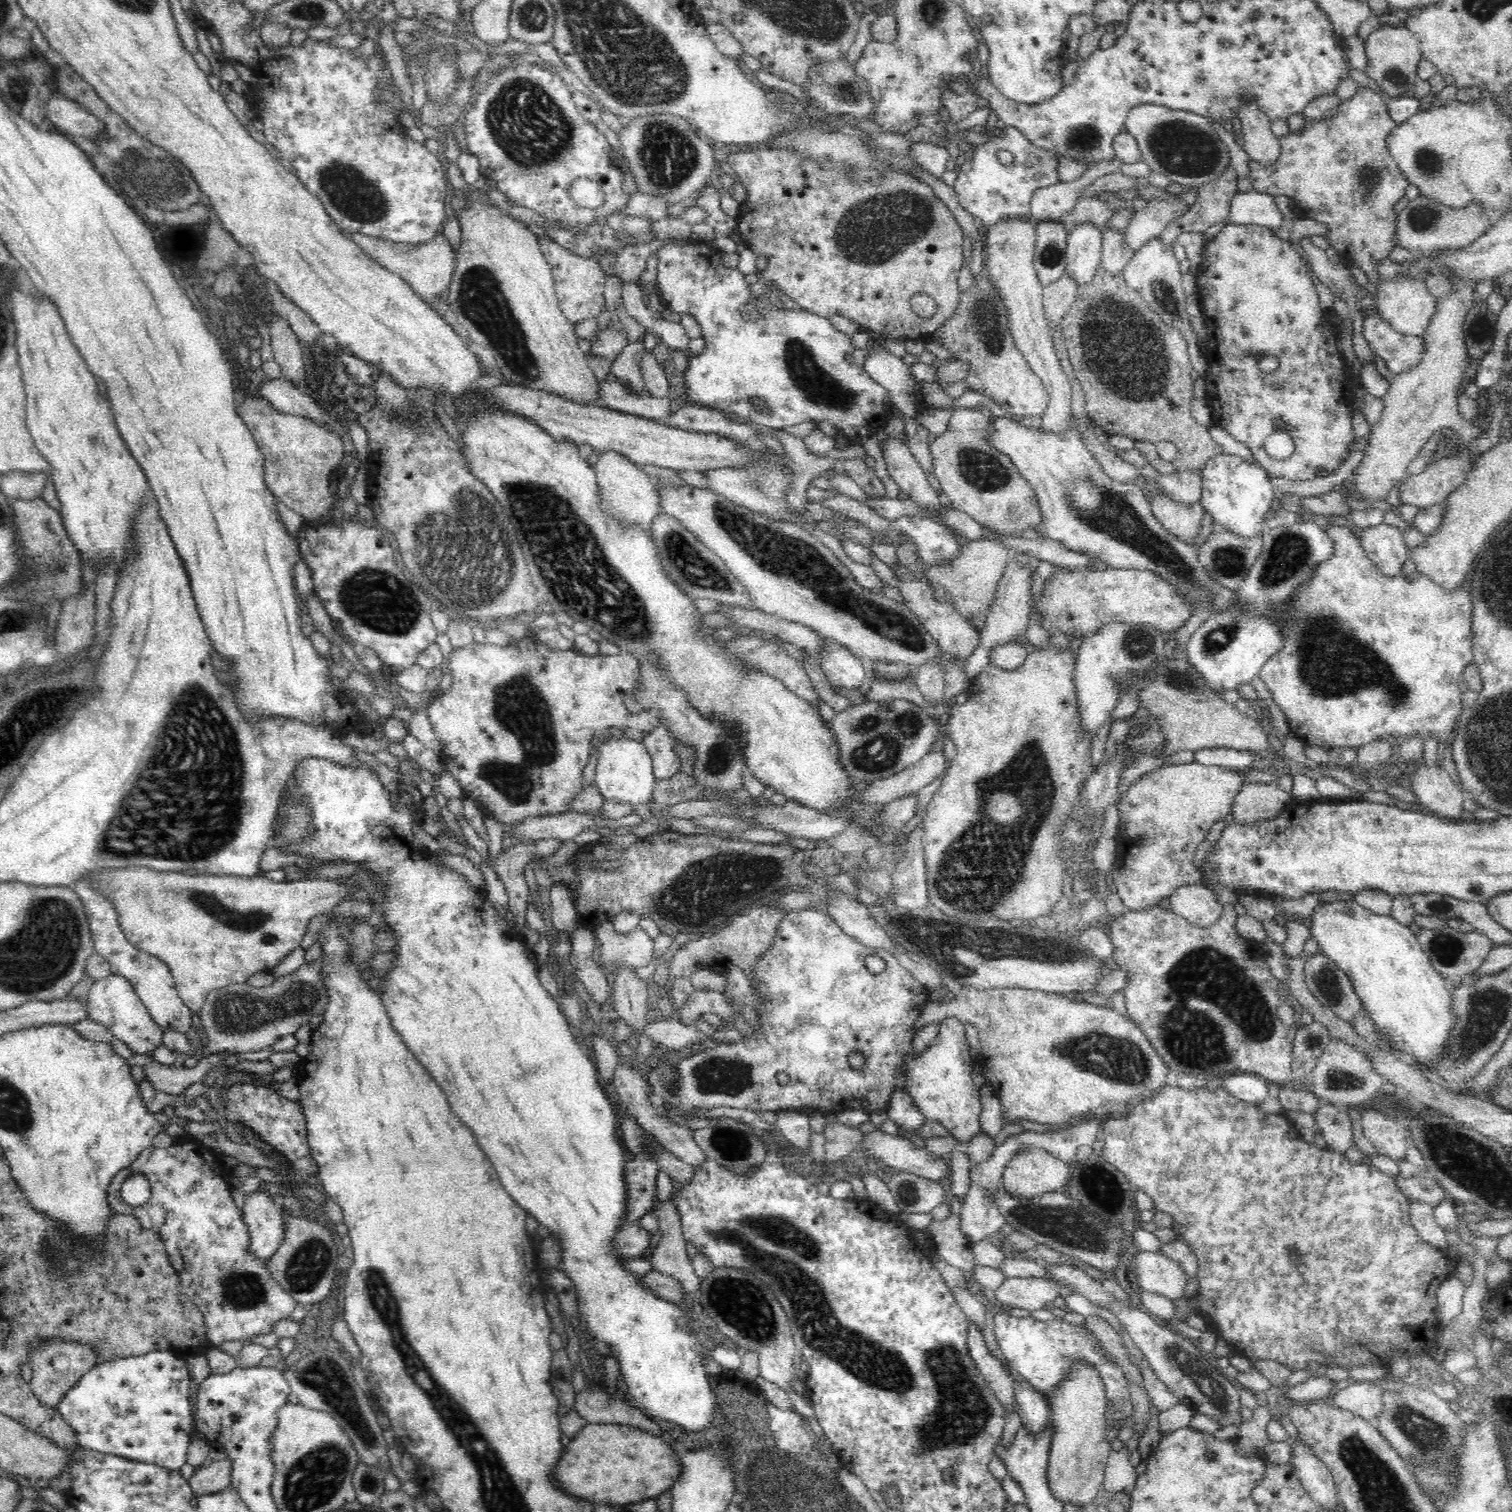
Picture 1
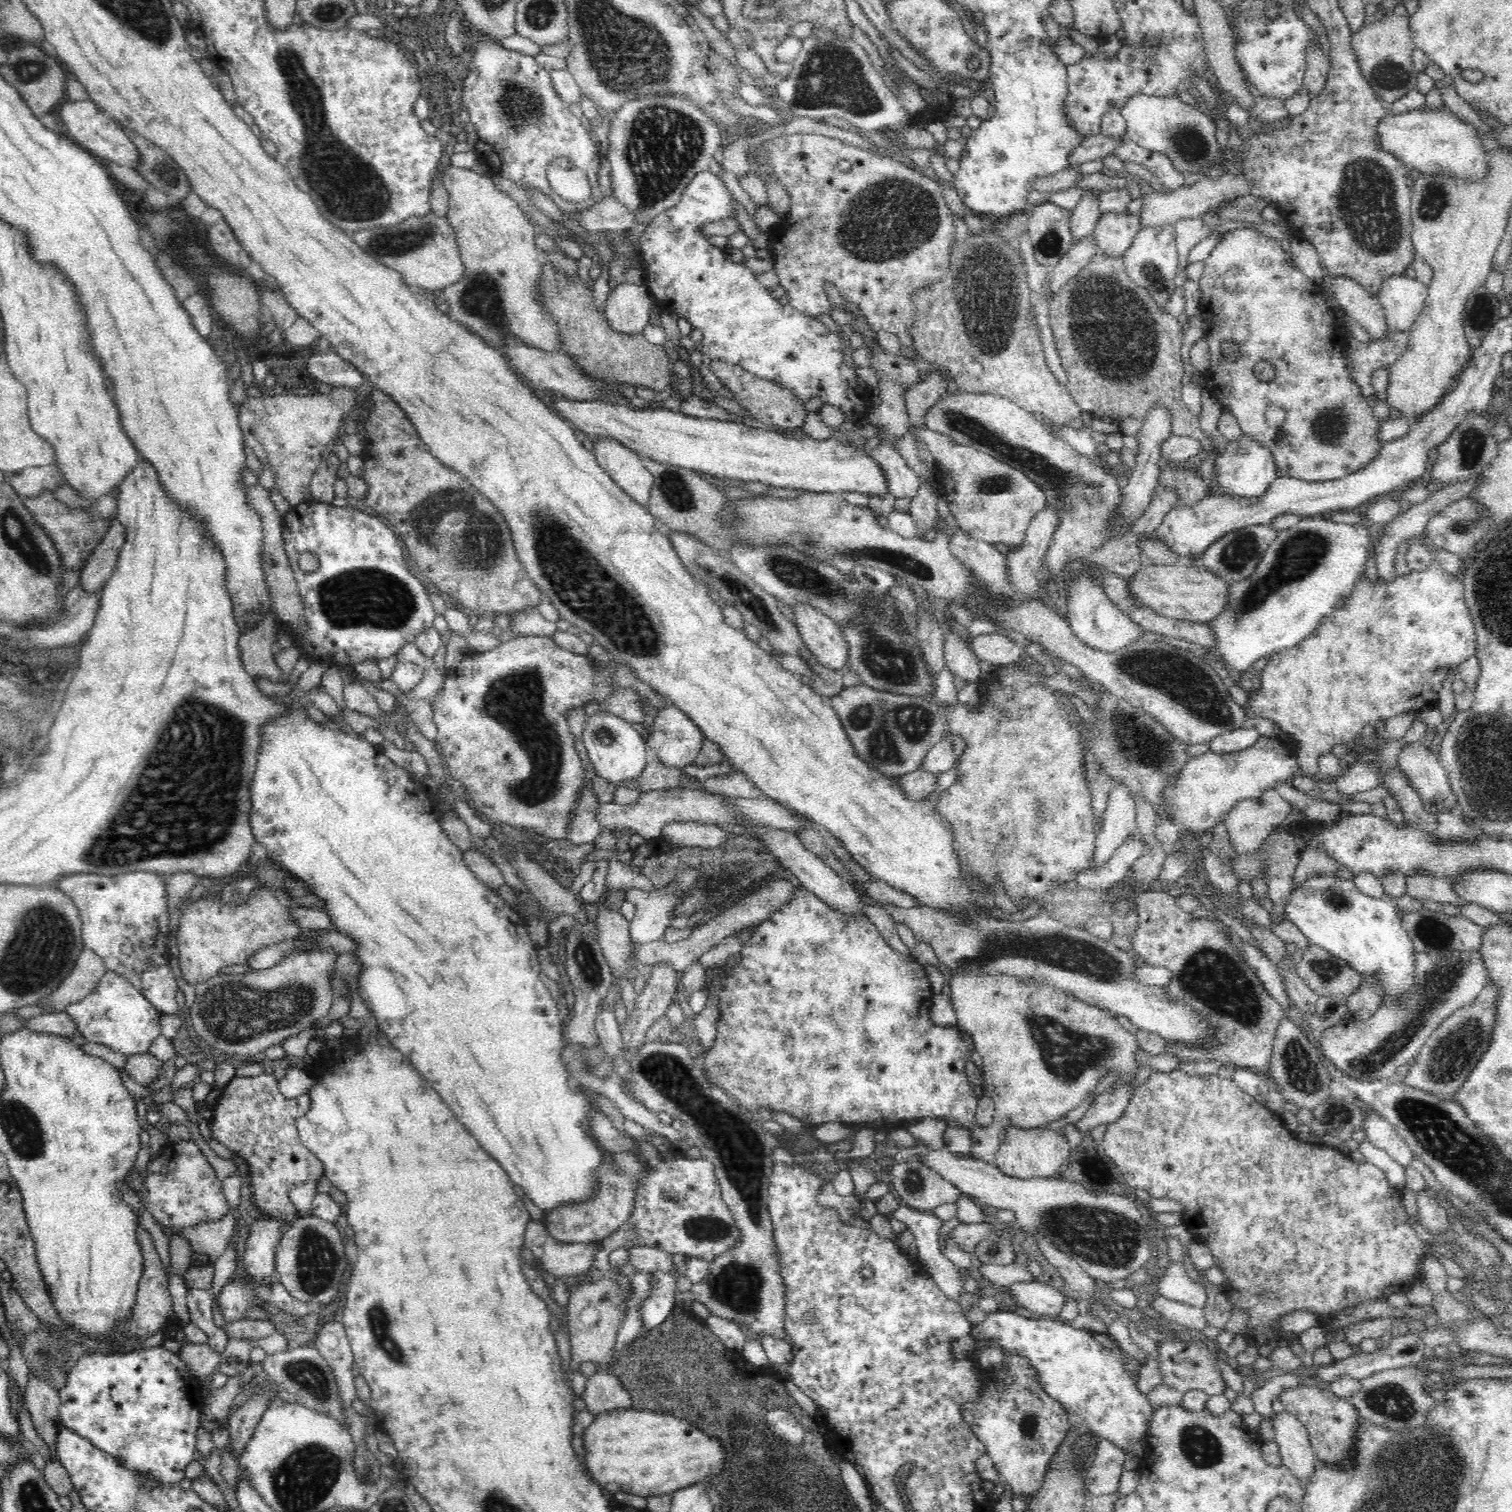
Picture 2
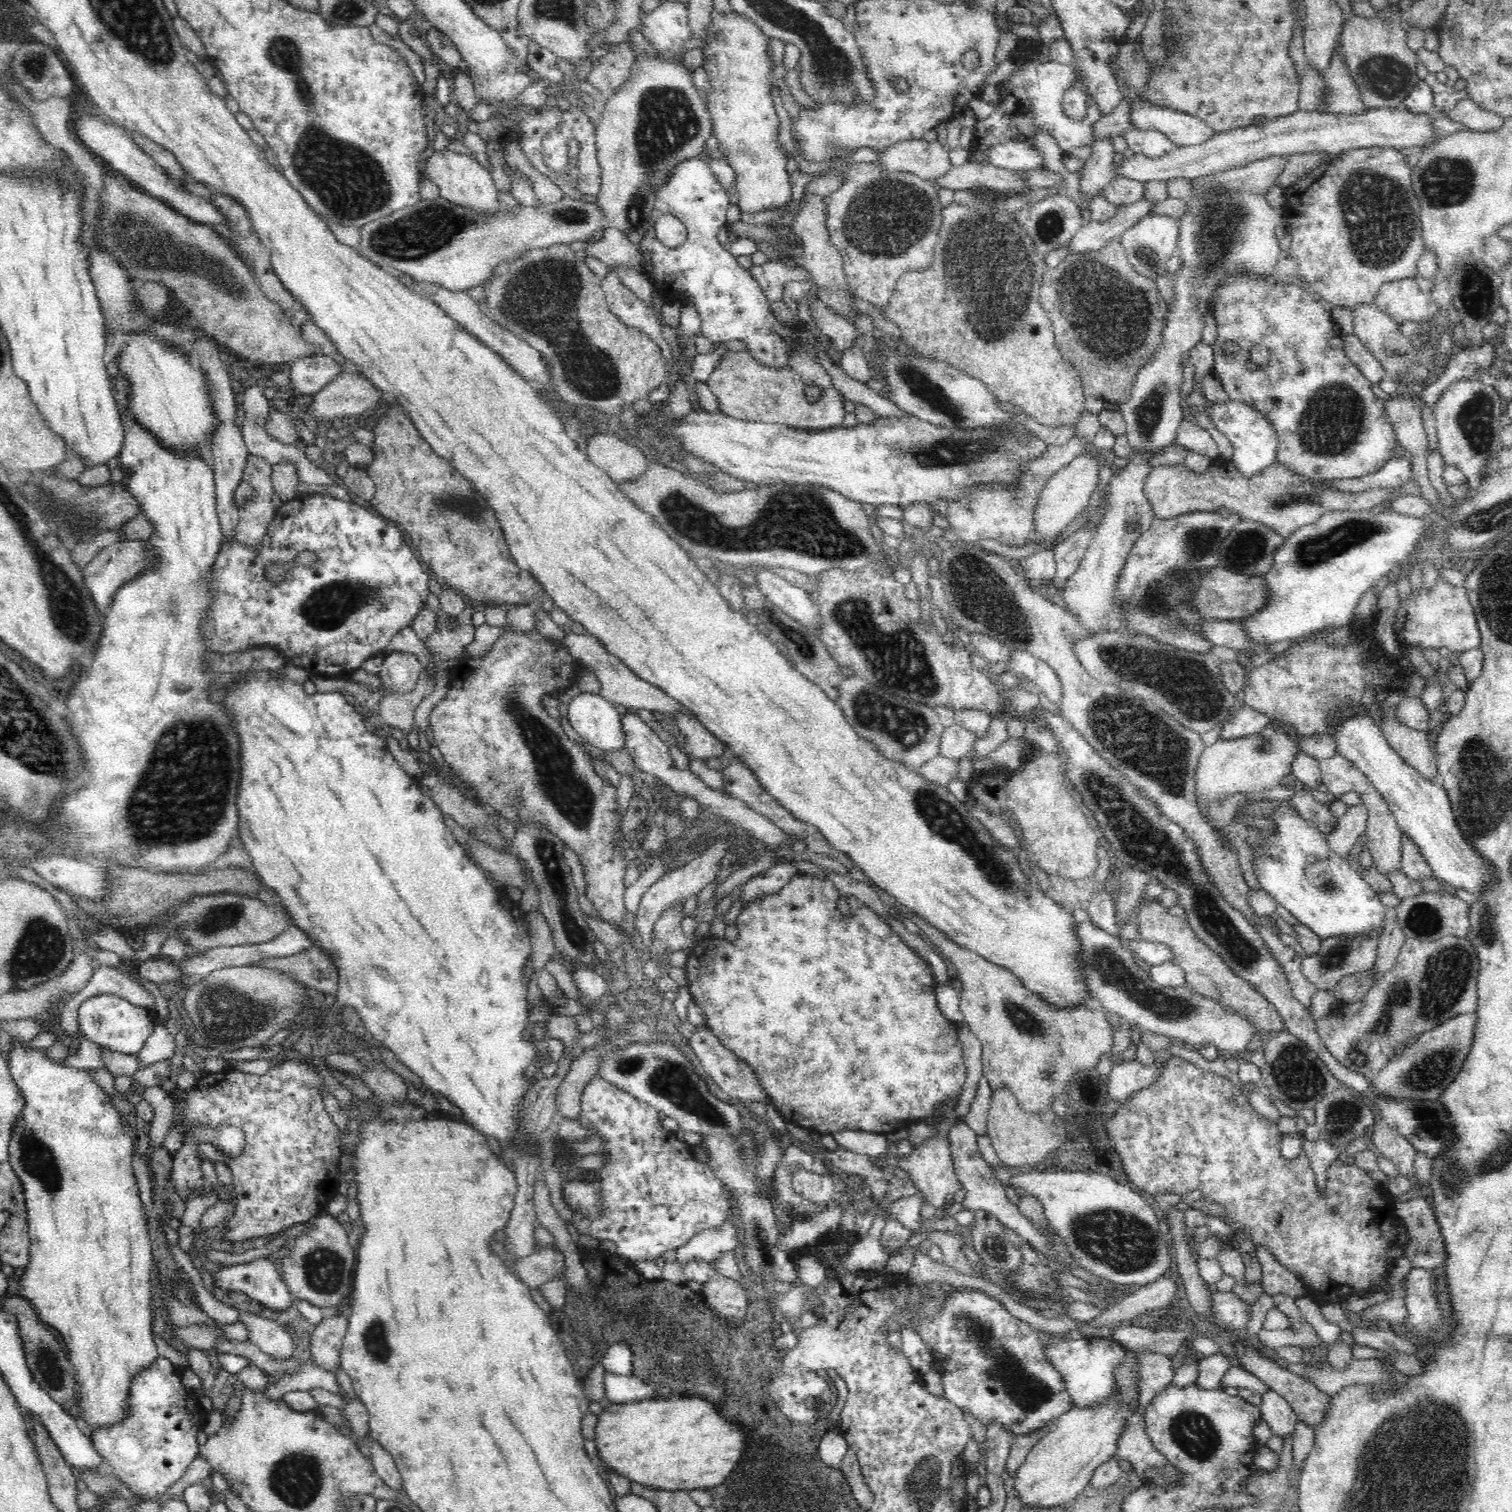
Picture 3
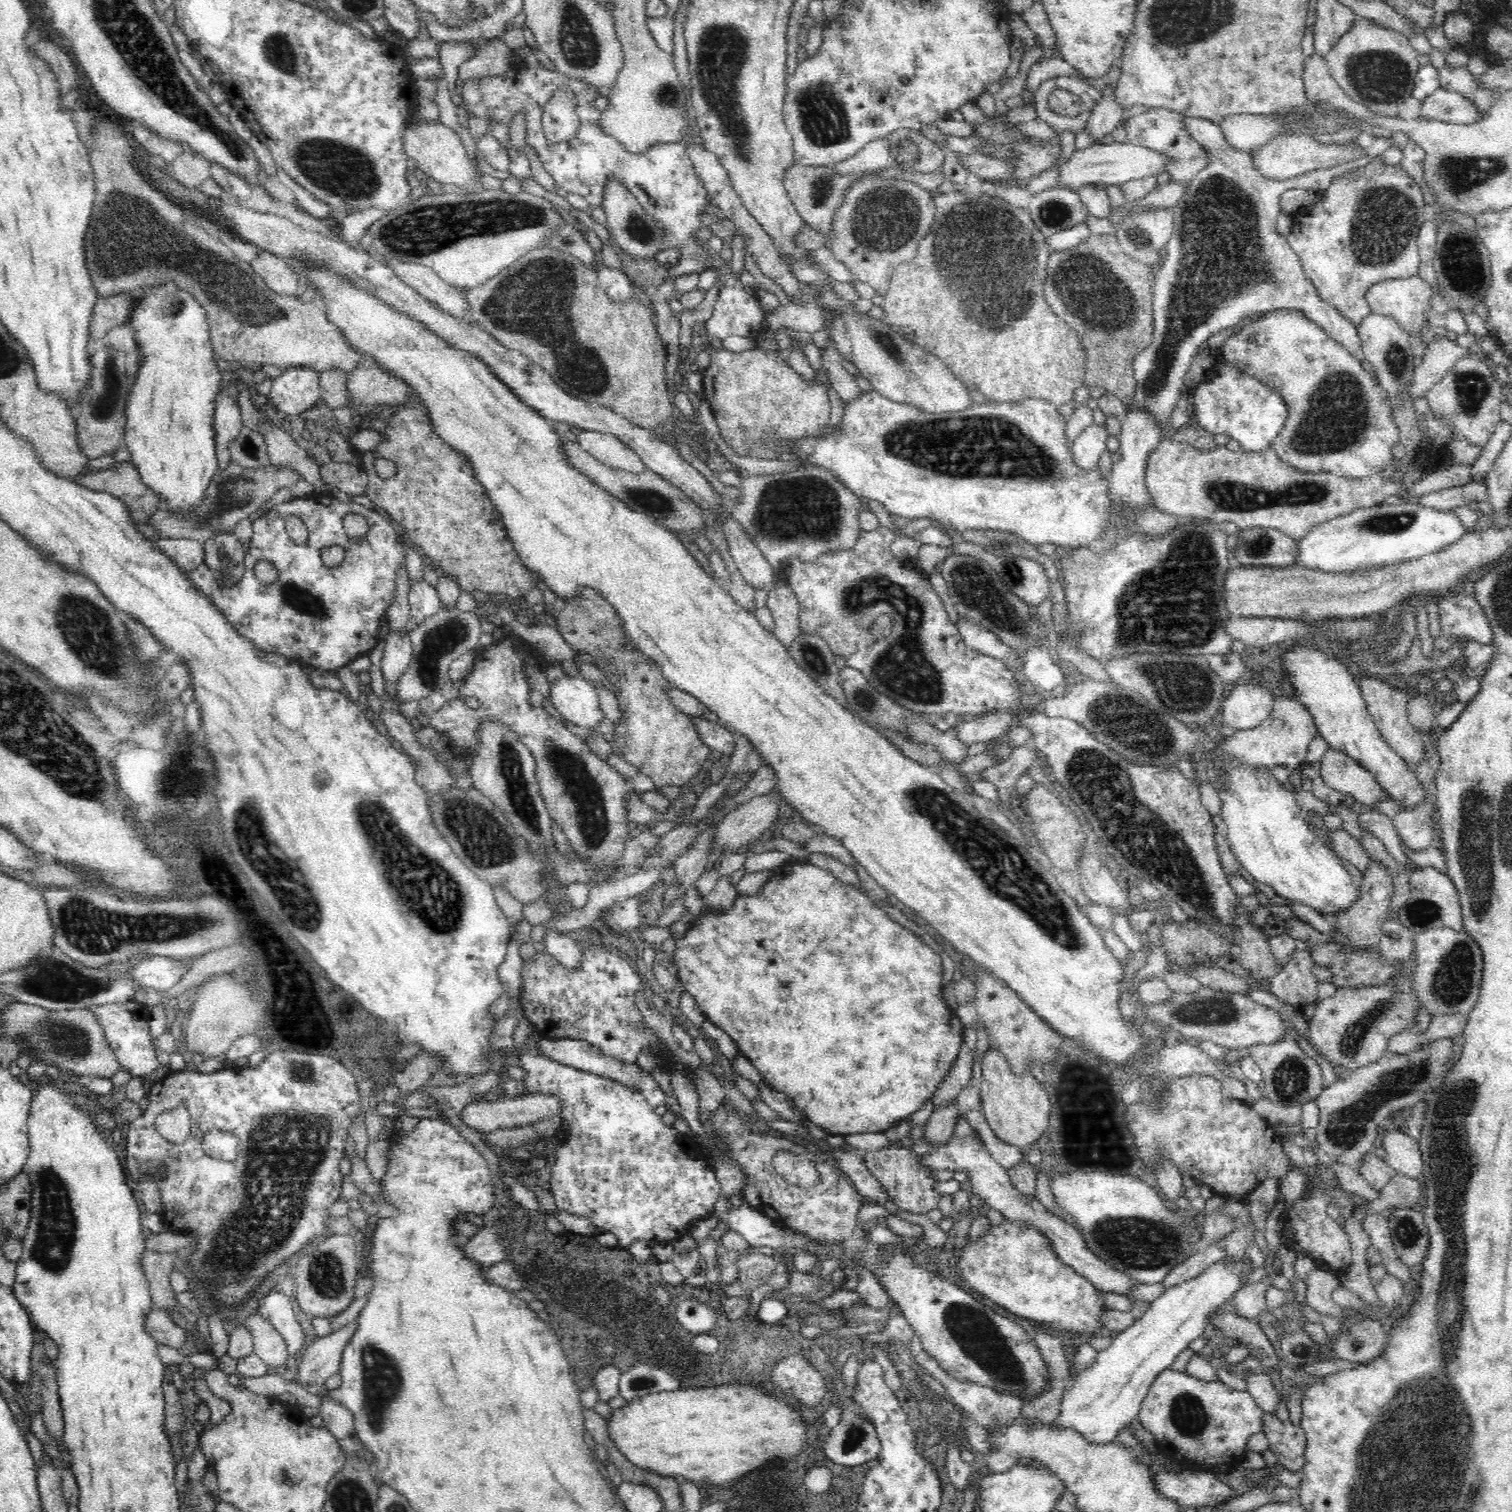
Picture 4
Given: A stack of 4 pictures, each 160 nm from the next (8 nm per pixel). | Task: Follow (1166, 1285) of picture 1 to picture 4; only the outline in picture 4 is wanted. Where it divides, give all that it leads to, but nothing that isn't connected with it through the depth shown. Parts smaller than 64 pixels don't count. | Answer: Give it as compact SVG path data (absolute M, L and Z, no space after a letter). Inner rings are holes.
M1266 1280L1246 1283L1231 1302L1236 1309L1236 1314L1254 1320L1267 1308L1265 1296L1269 1286L1271 1285Z

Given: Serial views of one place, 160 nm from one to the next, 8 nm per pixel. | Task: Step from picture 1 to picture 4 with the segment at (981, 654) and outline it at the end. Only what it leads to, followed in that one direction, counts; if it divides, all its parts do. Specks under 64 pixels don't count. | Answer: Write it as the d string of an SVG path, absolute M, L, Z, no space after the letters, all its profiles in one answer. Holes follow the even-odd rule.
M1092 422L1074 441L1071 448L1072 460L1080 470L1090 472L1098 466L1109 436L1105 426L1106 424Z

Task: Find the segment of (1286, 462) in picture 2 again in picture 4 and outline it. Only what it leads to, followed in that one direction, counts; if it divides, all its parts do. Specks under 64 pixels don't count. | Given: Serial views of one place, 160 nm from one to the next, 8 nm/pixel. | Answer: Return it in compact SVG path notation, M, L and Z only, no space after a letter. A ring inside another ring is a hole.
M1280 309L1273 310L1258 317L1256 321L1250 324L1242 323L1239 326L1238 334L1234 332L1230 338L1220 347L1221 358L1229 364L1233 364L1242 374L1249 374L1254 378L1267 380L1279 385L1281 397L1284 399L1288 409L1288 416L1284 428L1280 431L1276 440L1273 442L1273 449L1278 453L1278 456L1284 461L1297 468L1298 470L1306 471L1321 471L1329 472L1330 474L1338 474L1346 478L1364 478L1366 476L1378 475L1386 466L1390 466L1395 460L1392 455L1392 446L1399 442L1399 428L1394 423L1390 405L1386 404L1384 392L1376 384L1376 378L1373 374L1368 373L1360 365L1360 361L1350 354L1342 345L1334 341L1318 324L1311 321L1298 309ZM1250 336L1255 336L1256 341L1252 344L1248 342Z

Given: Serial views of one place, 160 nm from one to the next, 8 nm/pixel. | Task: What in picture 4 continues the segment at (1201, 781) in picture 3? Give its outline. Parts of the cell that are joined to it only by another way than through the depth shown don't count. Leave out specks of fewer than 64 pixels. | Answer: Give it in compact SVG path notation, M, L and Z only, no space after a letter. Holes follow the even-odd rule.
M1280 698L1276 700L1270 716L1256 728L1236 731L1227 740L1220 743L1219 762L1245 762L1250 766L1262 766L1272 769L1286 766L1295 770L1301 762L1306 761L1306 752L1310 741L1319 734L1315 720L1310 711L1297 699Z

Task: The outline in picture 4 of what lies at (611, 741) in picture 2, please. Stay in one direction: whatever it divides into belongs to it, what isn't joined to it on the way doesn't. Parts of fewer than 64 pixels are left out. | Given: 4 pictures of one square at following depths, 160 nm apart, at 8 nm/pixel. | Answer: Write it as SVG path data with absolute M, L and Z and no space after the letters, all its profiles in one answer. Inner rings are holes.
M564 675L551 688L551 704L565 720L580 728L598 728L604 713L600 709L598 691L582 677Z

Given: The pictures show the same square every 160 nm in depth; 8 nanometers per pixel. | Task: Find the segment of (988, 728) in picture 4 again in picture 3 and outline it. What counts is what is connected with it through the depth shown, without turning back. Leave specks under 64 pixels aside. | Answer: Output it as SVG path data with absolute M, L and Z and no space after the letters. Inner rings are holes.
M954 722L944 729L940 739L939 755L952 760L973 755L973 746L976 739L977 736L971 730Z

